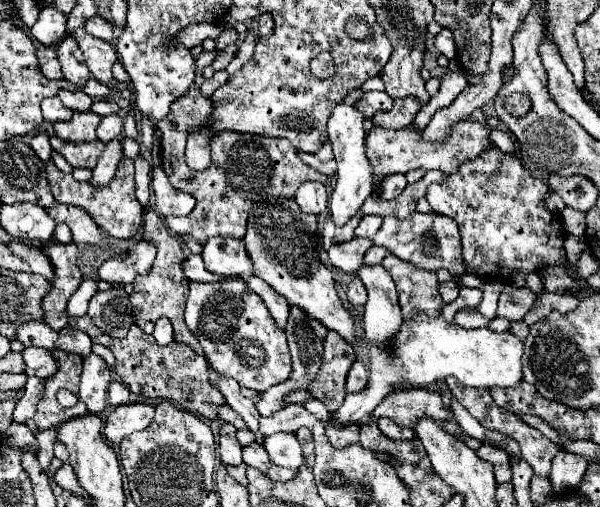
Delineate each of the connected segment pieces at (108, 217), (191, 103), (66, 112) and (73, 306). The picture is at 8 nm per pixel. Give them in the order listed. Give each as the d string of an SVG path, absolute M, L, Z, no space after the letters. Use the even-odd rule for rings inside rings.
M122 157L120 165L116 169L116 175L114 175L112 183L106 189L94 189L88 181L78 183L72 175L58 171L58 167L52 163L52 159L46 163L46 171L48 171L48 181L50 181L50 187L52 187L52 195L58 203L68 203L68 205L76 205L76 207L86 209L92 215L92 219L98 223L98 227L104 229L112 237L130 239L138 233L138 229L142 225L144 207L136 199L134 161L130 157Z
M196 65L196 79L182 99L172 103L170 113L158 123L162 133L162 169L166 171L170 183L185 193L194 195L196 207L186 217L169 215L165 218L168 228L176 235L190 235L200 245L210 237L234 237L242 239L246 235L248 215L254 201L286 197L294 199L296 189L306 181L328 183L328 177L306 167L296 153L296 147L288 139L272 139L262 135L248 135L238 131L218 131L210 137L212 165L204 171L192 171L184 165L184 129L208 129L210 115L214 111L210 99L202 97L202 67Z
M48 97L42 101L42 115L46 121L56 123L56 121L68 121L74 115L74 111L64 107L58 97Z
M84 279L84 281L80 283L80 287L74 291L74 295L70 297L70 301L68 301L68 309L66 309L68 315L70 315L70 317L86 315L88 301L90 301L90 297L92 297L96 291L98 291L96 281L88 281L88 279Z

